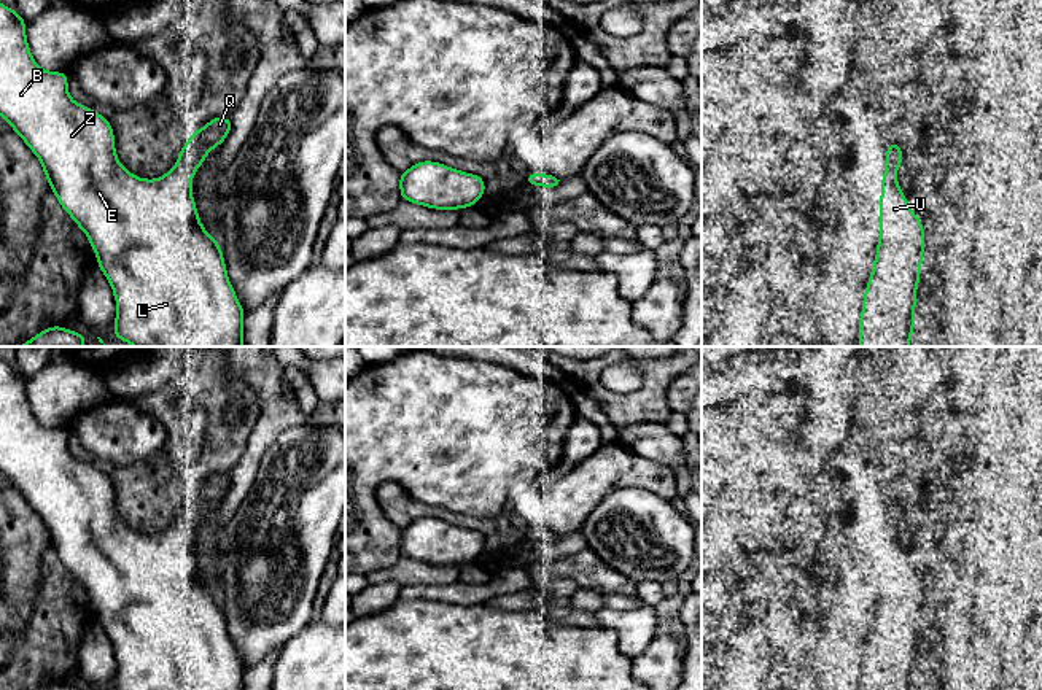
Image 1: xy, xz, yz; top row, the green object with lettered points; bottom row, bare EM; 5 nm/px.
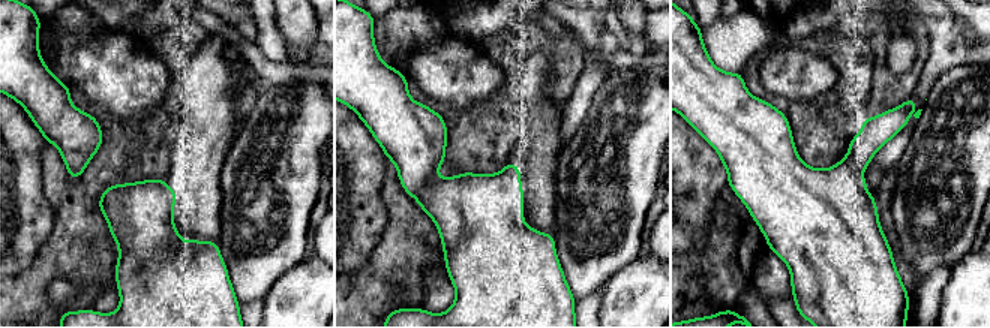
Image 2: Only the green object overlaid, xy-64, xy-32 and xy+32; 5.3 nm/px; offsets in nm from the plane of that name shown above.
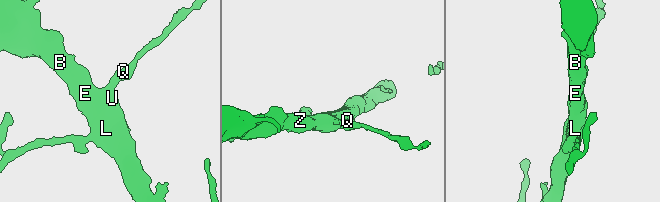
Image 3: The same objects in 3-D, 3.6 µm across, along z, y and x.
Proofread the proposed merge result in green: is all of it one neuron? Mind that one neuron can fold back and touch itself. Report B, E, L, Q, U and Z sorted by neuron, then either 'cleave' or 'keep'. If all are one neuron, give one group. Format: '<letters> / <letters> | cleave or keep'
B E L Q U Z | keep

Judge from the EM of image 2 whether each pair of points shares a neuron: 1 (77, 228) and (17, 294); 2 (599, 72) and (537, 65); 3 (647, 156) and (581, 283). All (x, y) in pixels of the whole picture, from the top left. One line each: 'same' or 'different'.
1: same
2: different
3: same

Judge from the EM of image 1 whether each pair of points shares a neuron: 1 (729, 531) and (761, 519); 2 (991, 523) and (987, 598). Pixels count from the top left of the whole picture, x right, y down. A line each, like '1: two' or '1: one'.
1: two
2: one

